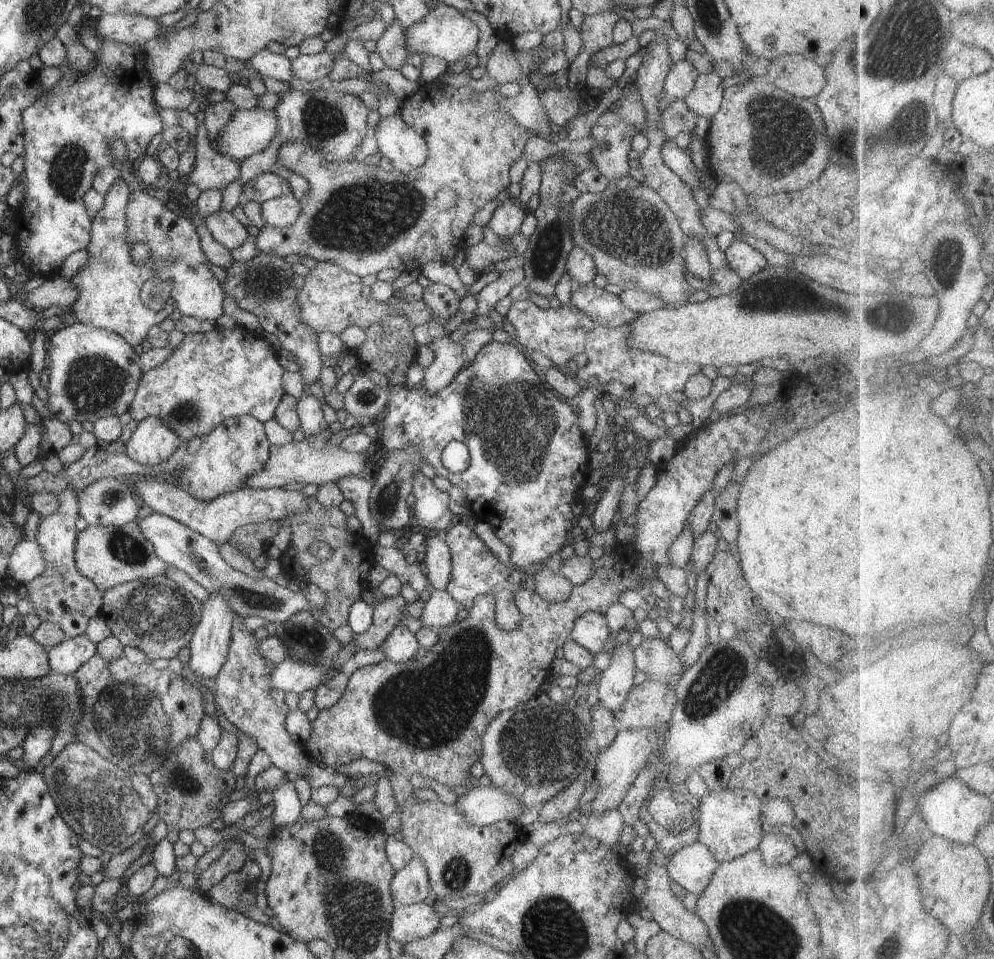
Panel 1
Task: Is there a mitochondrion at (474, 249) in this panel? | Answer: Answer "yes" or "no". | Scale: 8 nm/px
no

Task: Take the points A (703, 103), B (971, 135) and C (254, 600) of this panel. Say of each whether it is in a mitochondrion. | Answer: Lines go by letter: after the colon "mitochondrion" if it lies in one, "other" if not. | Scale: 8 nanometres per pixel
A: other
B: other
C: mitochondrion

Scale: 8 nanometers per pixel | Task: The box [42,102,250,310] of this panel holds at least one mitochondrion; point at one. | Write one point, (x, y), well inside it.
(67, 168)

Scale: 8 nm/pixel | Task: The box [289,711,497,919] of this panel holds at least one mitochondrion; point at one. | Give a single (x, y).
(456, 872)

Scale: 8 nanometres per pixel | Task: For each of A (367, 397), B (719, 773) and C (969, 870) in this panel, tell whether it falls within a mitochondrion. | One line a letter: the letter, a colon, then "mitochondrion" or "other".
A: mitochondrion
B: other
C: other

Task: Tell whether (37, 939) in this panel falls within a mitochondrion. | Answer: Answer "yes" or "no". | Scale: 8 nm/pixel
yes

